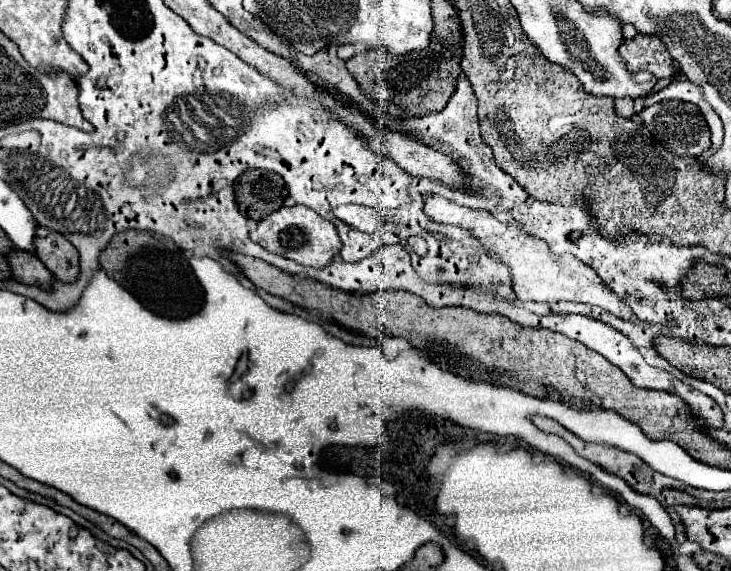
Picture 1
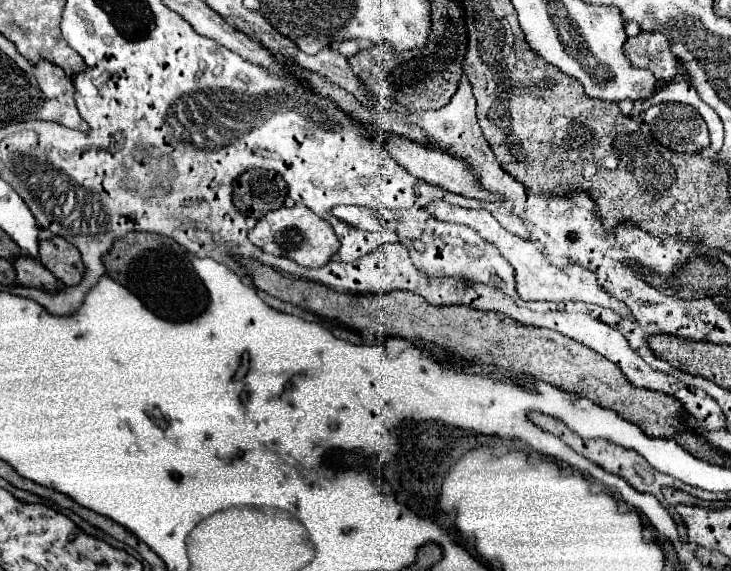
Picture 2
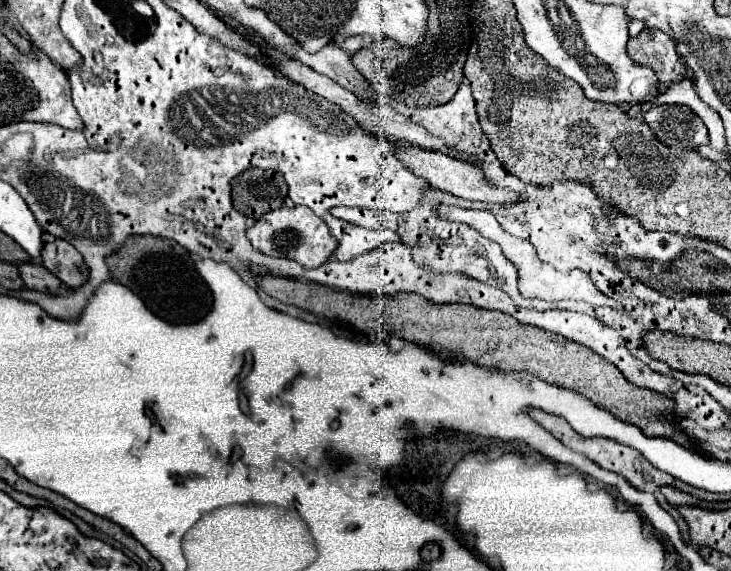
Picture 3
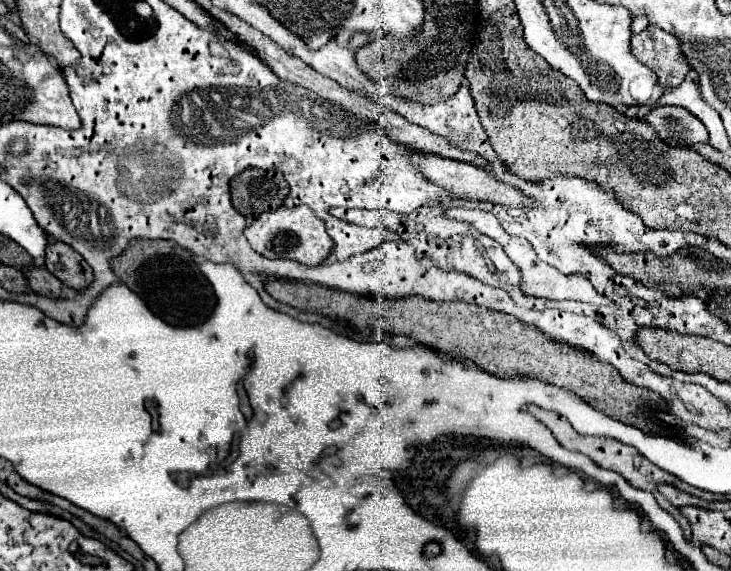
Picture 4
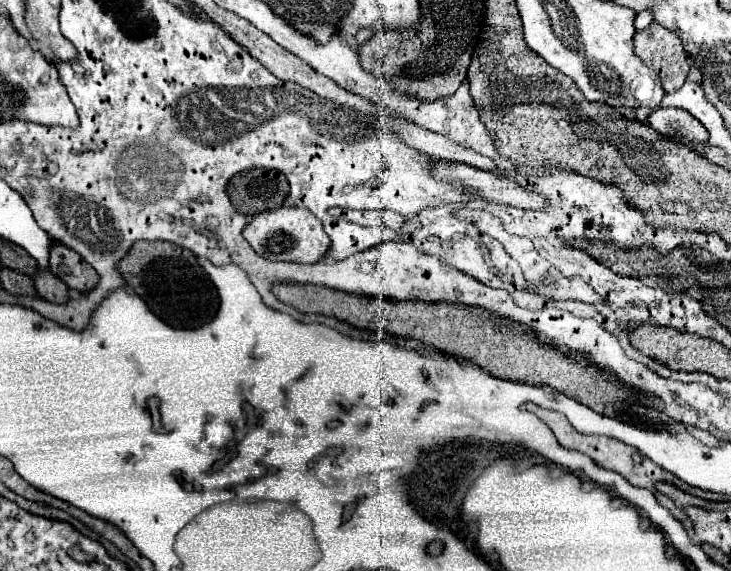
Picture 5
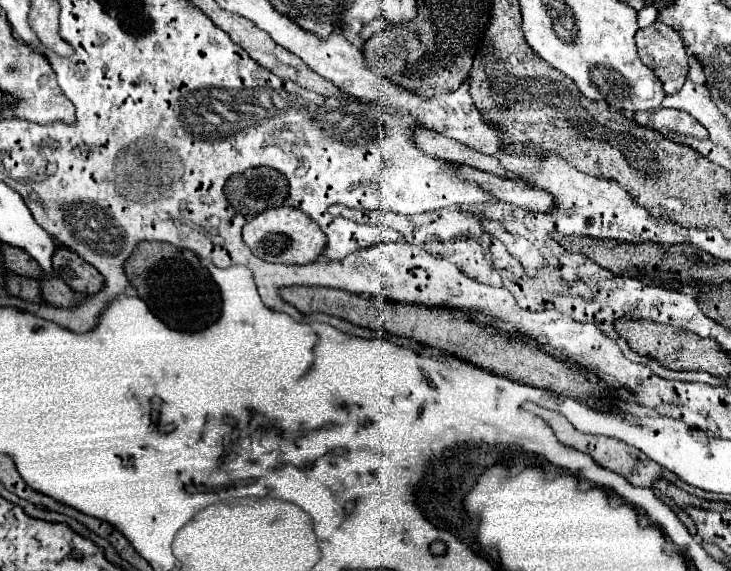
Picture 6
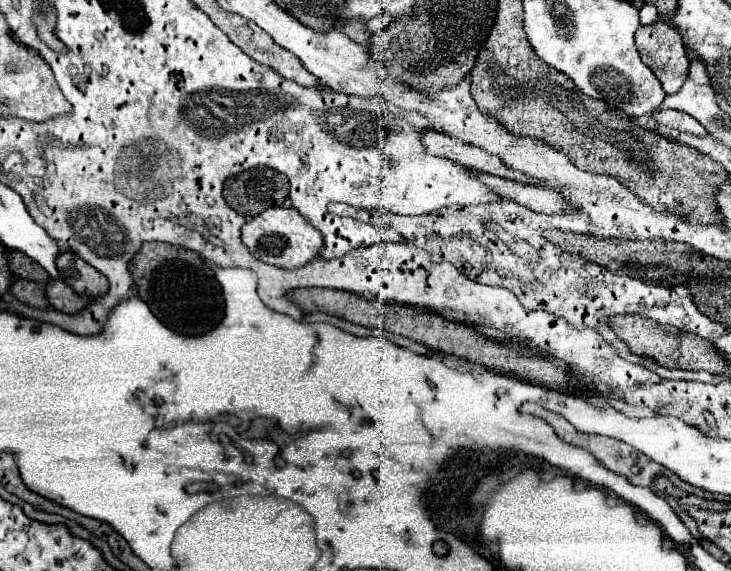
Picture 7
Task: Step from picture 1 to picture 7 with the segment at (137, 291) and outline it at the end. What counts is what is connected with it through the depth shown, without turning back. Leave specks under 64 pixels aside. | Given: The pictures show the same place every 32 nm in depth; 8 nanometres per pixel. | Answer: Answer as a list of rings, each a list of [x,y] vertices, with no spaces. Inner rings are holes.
[[[144,242],[130,262],[130,274],[138,296],[168,328],[182,334],[202,334],[220,322],[224,312],[222,290],[196,252],[164,242]]]

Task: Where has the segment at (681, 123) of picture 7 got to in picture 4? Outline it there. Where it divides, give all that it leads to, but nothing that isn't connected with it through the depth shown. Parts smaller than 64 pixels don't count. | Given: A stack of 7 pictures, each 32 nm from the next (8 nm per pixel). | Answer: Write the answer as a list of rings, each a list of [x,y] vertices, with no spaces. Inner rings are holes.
[[[654,106],[644,120],[658,132],[666,144],[680,148],[692,148],[696,144],[708,142],[706,126],[686,108],[678,106]]]

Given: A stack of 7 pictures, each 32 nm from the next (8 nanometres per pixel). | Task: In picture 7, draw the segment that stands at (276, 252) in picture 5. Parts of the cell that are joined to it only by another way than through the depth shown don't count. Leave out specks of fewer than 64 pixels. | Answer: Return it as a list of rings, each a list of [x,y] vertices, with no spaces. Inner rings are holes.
[[[268,208],[250,222],[242,226],[242,242],[250,248],[250,252],[266,262],[276,264],[282,268],[298,268],[308,264],[318,250],[322,248],[324,240],[322,234],[306,220],[302,220],[302,214],[294,208]]]

